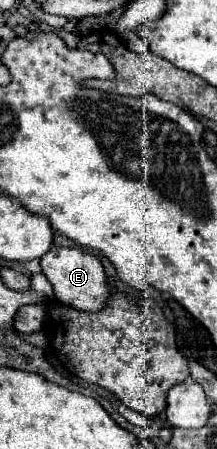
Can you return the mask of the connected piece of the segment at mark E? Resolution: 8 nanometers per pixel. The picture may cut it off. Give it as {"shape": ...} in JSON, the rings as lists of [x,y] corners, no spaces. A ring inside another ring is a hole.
{"shape":[[[52,247],[42,259],[42,273],[44,277],[50,281],[52,289],[54,289],[54,297],[78,311],[100,311],[100,307],[104,307],[106,299],[108,299],[108,287],[106,287],[106,275],[104,275],[104,267],[100,263],[100,259],[92,253],[86,253],[78,247]]]}

